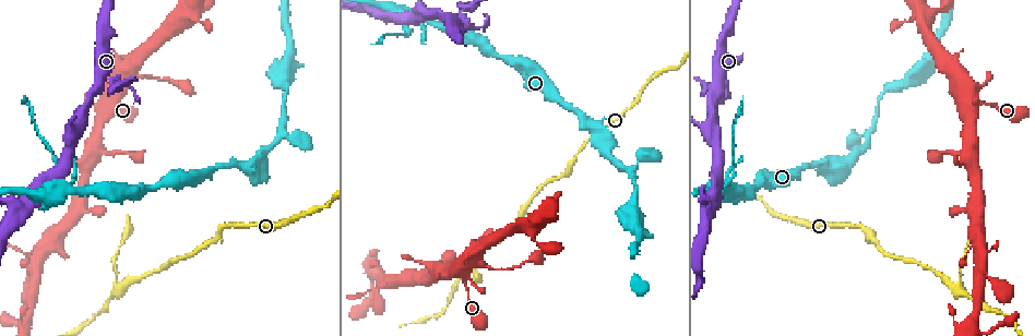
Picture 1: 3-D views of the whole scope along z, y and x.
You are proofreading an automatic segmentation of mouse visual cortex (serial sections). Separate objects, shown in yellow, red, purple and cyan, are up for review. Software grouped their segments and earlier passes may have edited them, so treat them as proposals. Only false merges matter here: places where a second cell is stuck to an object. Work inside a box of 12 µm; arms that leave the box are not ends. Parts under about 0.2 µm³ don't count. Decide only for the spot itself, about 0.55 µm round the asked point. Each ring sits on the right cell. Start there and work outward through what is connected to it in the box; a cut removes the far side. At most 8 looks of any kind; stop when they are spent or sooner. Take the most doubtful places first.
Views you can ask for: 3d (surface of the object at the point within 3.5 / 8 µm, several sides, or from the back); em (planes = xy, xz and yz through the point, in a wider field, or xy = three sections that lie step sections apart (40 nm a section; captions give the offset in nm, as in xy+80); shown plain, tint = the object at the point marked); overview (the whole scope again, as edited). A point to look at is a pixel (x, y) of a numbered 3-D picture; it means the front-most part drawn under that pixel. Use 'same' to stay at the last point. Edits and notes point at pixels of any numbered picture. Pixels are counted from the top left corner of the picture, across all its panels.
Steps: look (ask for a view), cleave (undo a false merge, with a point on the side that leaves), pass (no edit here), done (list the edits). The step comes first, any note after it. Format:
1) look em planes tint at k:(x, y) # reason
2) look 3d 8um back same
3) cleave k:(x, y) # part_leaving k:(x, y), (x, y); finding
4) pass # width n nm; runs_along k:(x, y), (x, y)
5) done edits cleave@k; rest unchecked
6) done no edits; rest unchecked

look 3d 8um at 1:(714, 124) # branch point

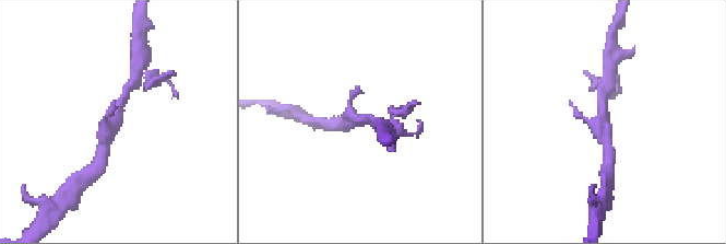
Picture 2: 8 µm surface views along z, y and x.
look 3d 3.5um at 2:(353, 119)

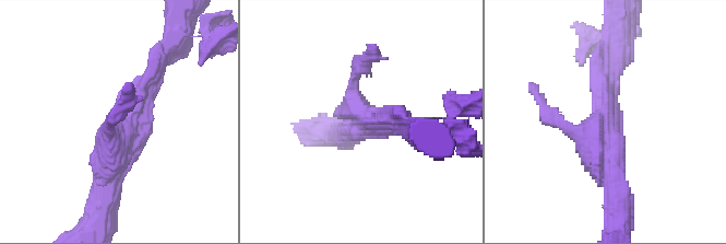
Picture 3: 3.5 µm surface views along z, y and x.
pass # arm_widths 200, 250, 400 nm; runs_along 3:(155, 69), (142, 85), (102, 200); all the same cell

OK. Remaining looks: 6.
look 3d 3.5um at 1:(965, 295) # thick turns thin

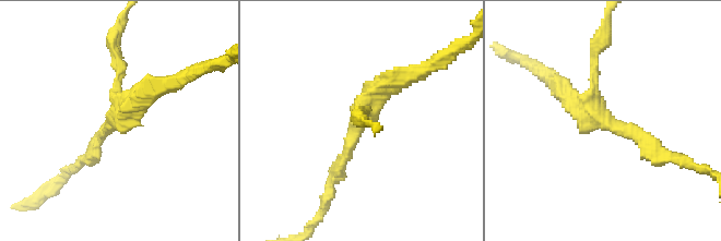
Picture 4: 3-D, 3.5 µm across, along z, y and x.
look em xy step 3 tint at 4:(113, 120)

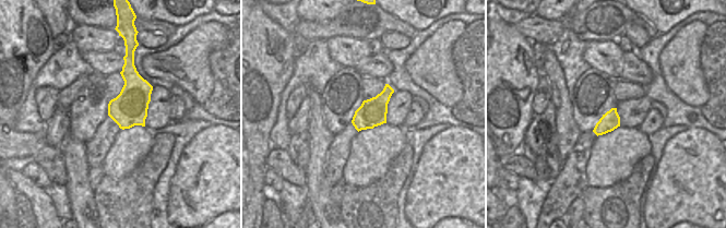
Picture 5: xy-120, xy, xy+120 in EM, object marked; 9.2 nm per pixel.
look em xy step 2 tint same # another direction

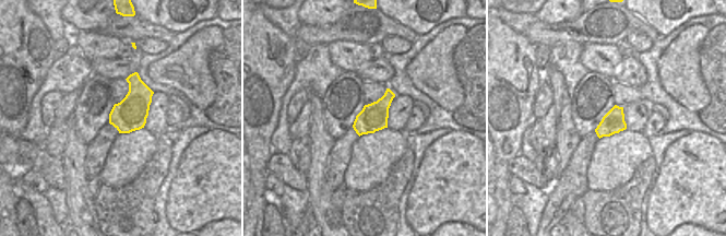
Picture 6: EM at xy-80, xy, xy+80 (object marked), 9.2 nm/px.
pass # runs_along 4:(564, 88), (661, 155); all the same cell

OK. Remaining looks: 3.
look 3d 8um at 1:(26, 213) # three-way junction

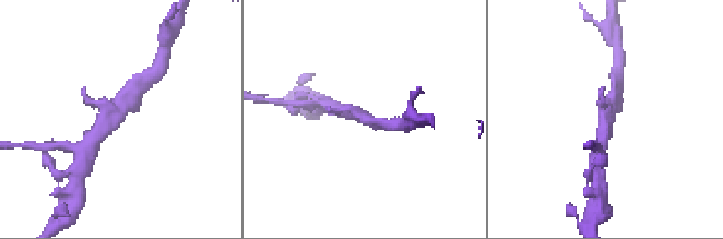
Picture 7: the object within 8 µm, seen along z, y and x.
look em xy step 2 tint at 7:(117, 113) # arms 3; arm_widths 250, 350, 450 nm; shape alone is not enough

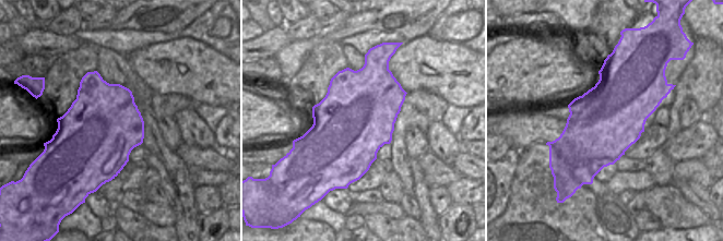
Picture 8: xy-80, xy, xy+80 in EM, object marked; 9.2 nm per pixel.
pass # one cell here

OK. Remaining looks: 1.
done no edits; rest unchecked

